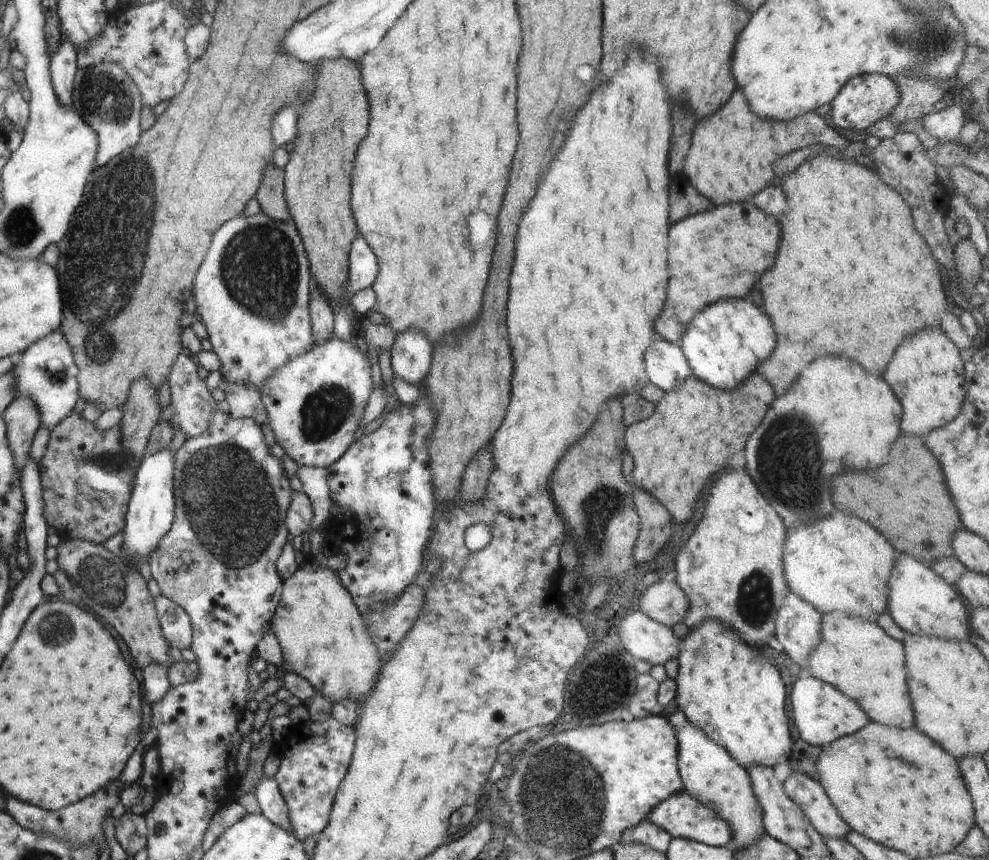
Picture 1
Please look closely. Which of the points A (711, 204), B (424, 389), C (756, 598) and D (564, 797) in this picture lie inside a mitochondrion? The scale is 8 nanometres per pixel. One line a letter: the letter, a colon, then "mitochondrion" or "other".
A: other
B: other
C: mitochondrion
D: mitochondrion

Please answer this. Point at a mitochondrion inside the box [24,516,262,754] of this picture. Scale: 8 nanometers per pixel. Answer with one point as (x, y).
(99, 576)

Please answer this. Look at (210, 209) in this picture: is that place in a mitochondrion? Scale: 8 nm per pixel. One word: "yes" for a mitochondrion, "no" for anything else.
no

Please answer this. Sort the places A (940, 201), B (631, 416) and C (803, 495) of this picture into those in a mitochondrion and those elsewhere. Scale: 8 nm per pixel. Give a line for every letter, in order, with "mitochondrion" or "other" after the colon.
A: other
B: other
C: mitochondrion

